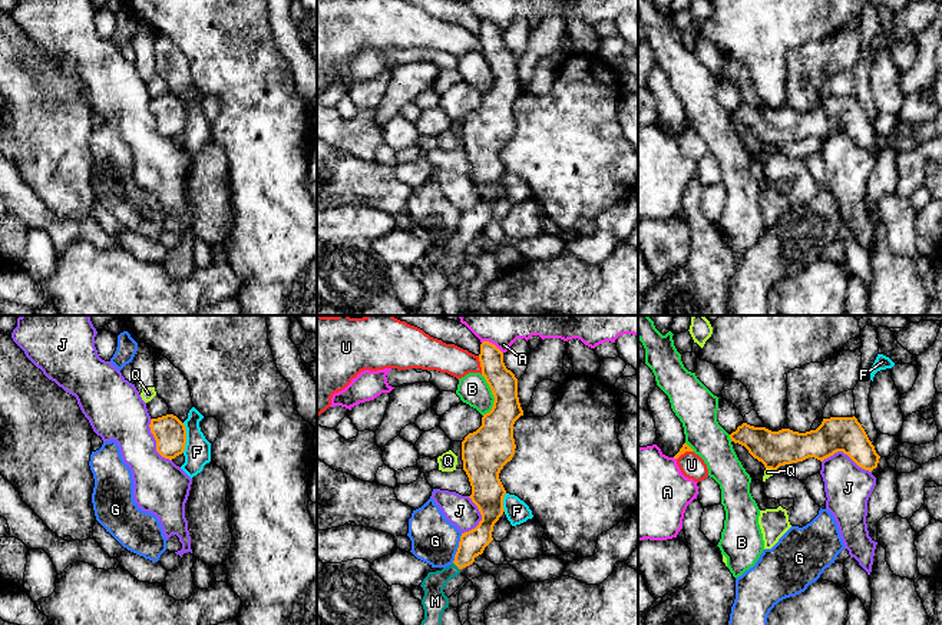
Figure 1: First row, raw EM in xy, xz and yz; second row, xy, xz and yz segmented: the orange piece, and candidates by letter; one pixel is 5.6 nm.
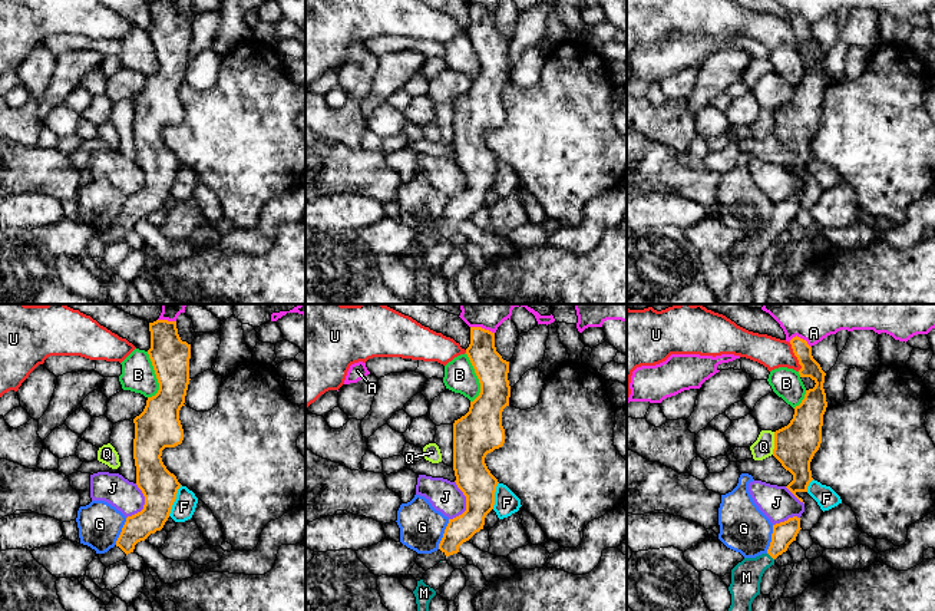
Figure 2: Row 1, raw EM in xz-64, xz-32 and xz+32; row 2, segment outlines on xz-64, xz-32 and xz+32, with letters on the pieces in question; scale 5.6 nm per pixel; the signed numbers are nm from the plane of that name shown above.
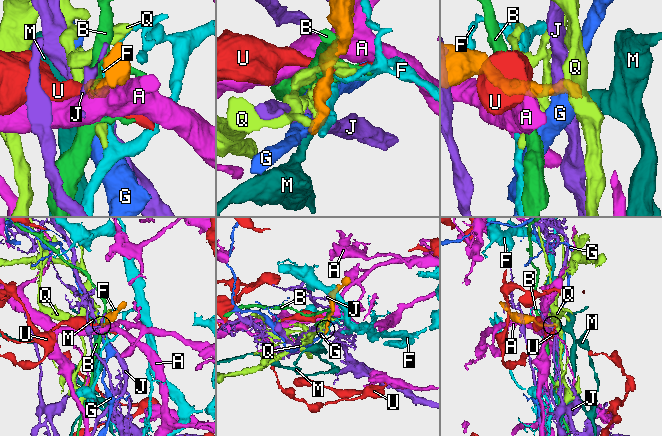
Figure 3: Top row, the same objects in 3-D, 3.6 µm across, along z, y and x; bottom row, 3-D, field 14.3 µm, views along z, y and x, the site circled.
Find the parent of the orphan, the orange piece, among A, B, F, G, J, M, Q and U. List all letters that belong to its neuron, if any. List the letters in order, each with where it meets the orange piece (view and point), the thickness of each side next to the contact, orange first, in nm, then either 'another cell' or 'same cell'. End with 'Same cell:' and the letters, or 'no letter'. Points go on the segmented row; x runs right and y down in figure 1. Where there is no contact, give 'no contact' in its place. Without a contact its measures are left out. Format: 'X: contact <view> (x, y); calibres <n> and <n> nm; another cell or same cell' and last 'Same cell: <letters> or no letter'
A: contact xz (491, 343); calibres 160 and 320 nm; another cell
B: contact xz (492, 393); calibres 200 and 170 nm; another cell
F: contact xy (185, 437); calibres 180 and 150 nm; another cell
G: contact xz (458, 548); calibres 150 and 260 nm; another cell
J: contact yz (846, 453); calibres 200 and 260 nm; another cell
M: contact xz (456, 565); calibres 150 and 140 nm; same cell
Q: contact yz (772, 469); calibres 200 and 50 nm; another cell
U: contact xz (481, 364); calibres 160 and 160 nm; another cell
Same cell: M

